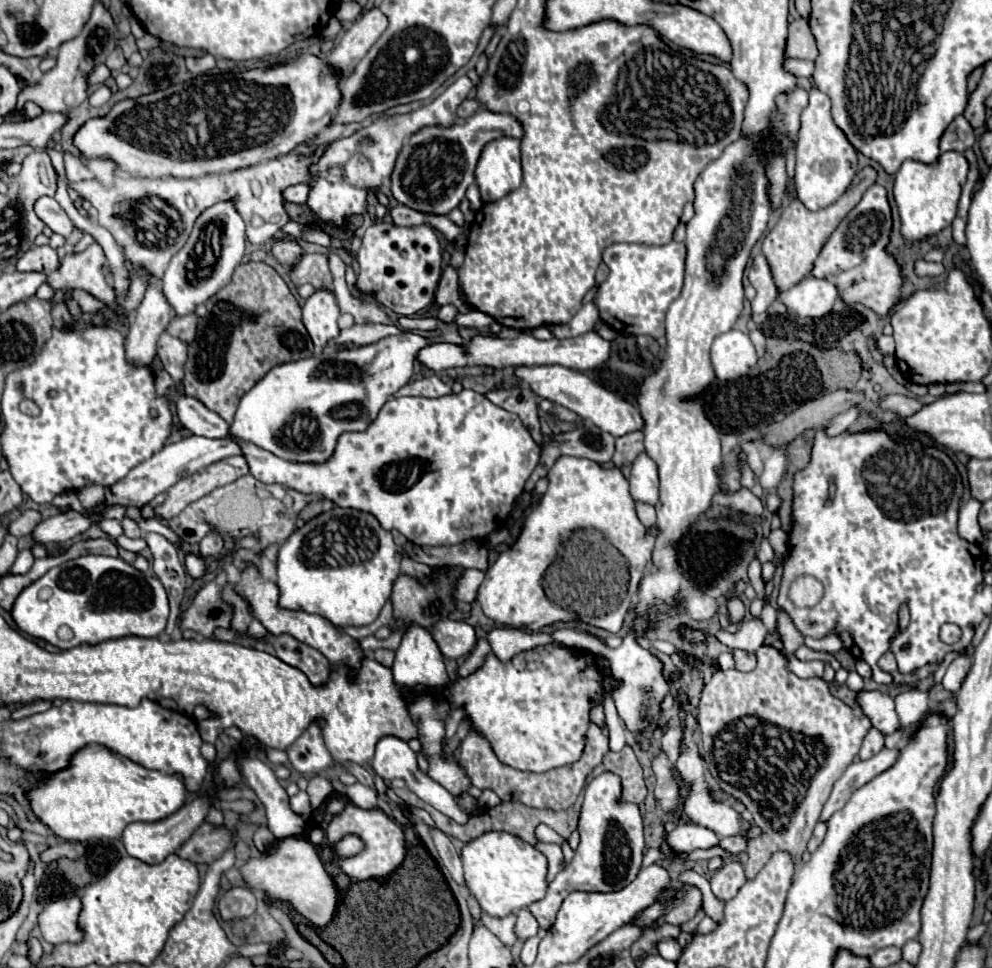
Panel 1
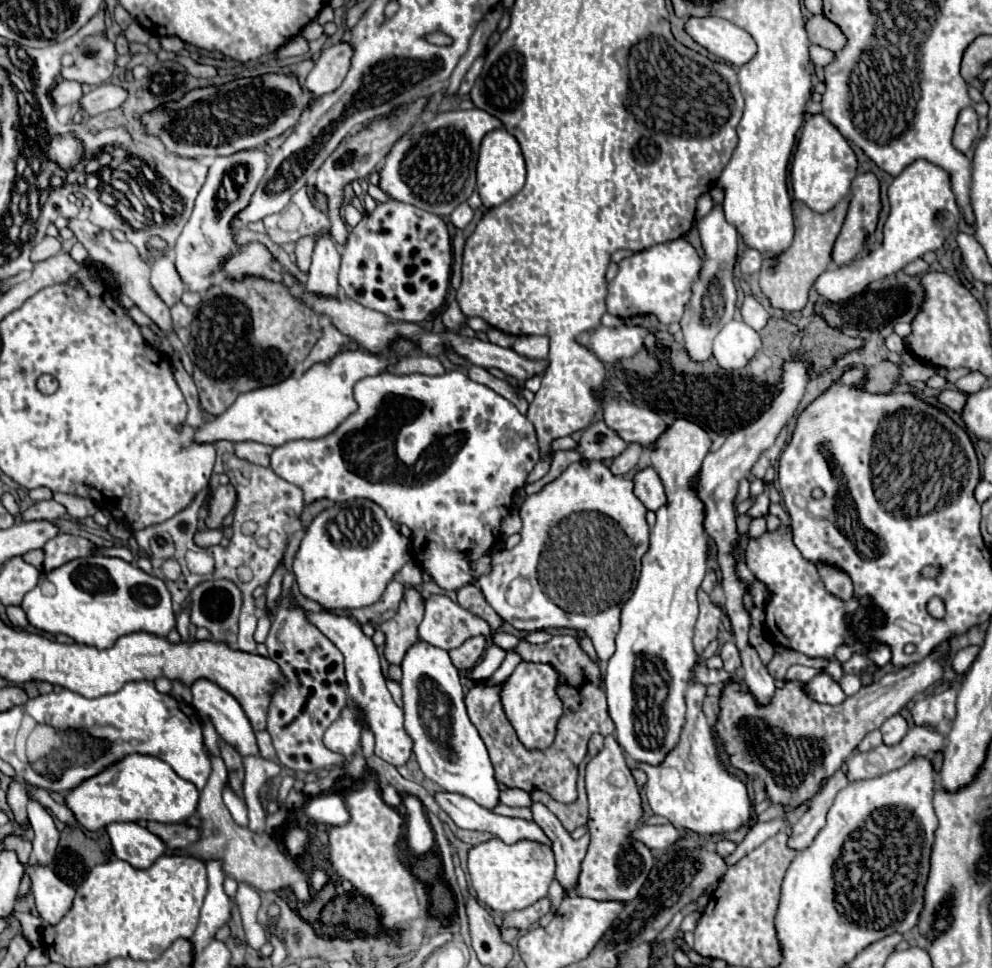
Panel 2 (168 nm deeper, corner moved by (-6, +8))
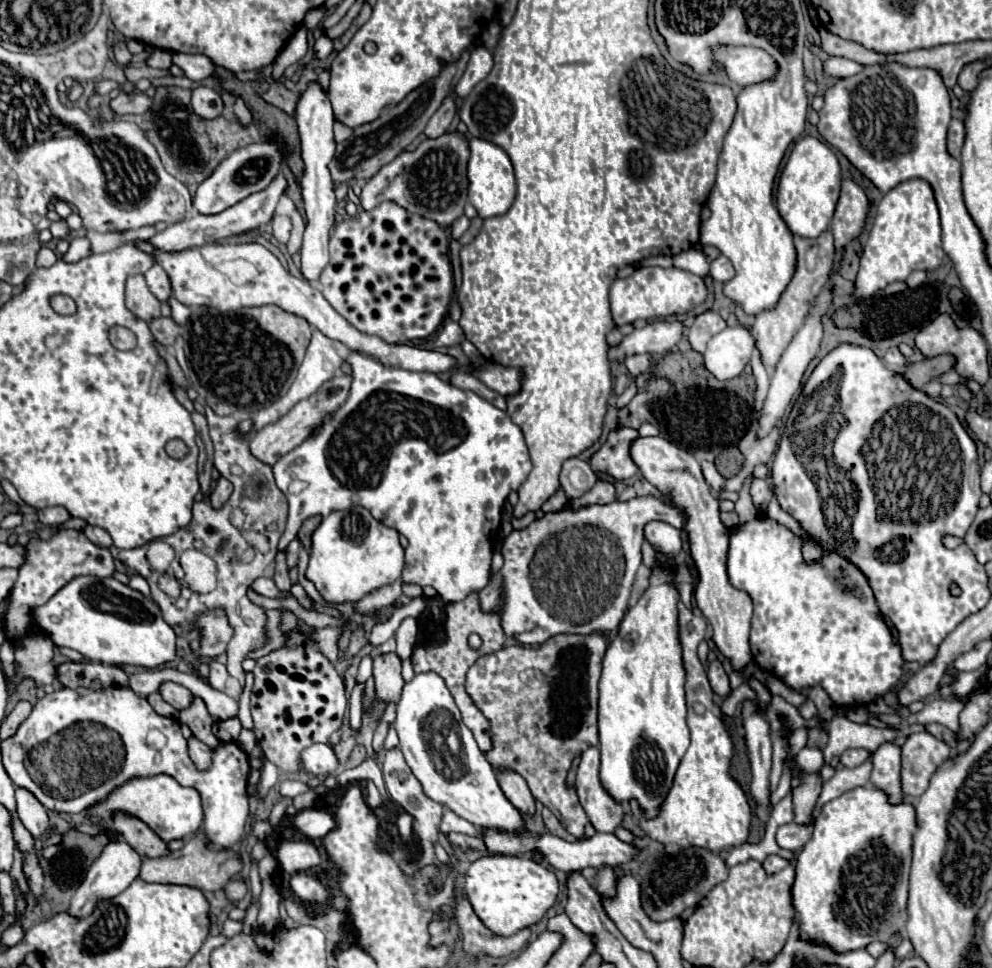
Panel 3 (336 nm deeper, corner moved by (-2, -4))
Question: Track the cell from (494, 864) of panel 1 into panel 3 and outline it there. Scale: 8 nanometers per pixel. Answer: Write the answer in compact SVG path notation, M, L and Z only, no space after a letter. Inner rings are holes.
M485 856L475 860L465 876L465 894L479 920L497 936L513 936L523 928L537 924L555 904L559 888L557 878L545 866L519 856Z

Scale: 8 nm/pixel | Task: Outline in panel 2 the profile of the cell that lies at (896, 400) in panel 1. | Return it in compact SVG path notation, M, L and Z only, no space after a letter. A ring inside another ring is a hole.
M943 388L937 396L937 402L941 402L945 408L953 410L953 412L961 412L963 404L965 404L965 394L959 390L951 390L951 388Z

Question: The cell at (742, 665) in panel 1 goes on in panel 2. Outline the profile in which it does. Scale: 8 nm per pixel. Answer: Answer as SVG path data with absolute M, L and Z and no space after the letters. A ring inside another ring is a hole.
M727 642L721 648L721 658L723 658L723 668L727 672L737 672L741 668L741 654L733 642Z

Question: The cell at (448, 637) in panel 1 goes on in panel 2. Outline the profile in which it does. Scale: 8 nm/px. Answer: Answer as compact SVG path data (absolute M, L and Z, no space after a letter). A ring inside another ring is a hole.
M431 596L425 602L425 618L417 632L421 640L443 650L453 650L467 638L491 634L491 628L483 618L451 602L447 596Z

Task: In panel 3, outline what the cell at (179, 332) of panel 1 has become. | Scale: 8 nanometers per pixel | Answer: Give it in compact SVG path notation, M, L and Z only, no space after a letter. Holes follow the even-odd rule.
M155 318L149 322L149 330L153 338L163 346L171 346L179 336L179 326L173 322L173 318Z

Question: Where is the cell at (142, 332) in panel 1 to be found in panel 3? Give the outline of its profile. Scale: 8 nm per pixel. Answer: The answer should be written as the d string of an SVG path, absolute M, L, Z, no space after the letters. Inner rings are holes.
M155 262L147 272L145 272L145 280L147 280L147 286L149 286L149 290L161 300L161 304L163 304L163 316L169 316L171 314L171 310L169 310L169 306L165 304L165 300L171 296L171 282L169 282L169 278L167 278L167 272Z

